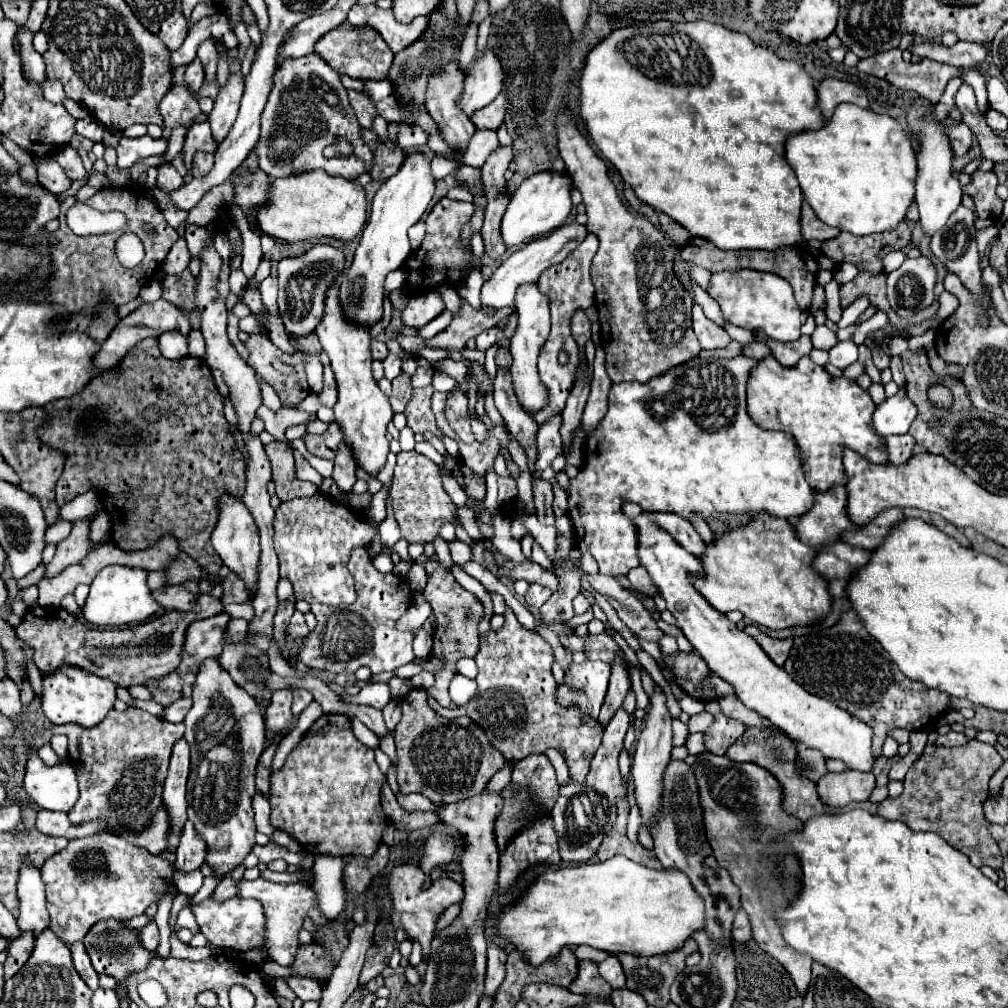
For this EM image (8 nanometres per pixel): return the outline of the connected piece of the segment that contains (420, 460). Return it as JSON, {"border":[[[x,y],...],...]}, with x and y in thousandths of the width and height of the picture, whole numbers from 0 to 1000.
{"border":[[[413,447],[395,449],[387,491],[389,491],[393,517],[397,521],[399,533],[405,539],[417,539],[417,541],[429,539],[435,533],[438,519],[454,519],[454,505],[438,483],[438,473],[435,463],[425,453]]]}

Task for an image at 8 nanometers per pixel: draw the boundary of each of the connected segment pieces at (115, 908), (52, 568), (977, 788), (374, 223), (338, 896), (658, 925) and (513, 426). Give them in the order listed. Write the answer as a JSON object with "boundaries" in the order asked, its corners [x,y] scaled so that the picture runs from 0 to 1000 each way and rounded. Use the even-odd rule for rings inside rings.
{"boundaries":[[[[97,826],[81,832],[71,832],[65,842],[62,842],[62,846],[56,846],[44,854],[40,866],[46,878],[46,894],[52,924],[63,936],[81,934],[89,920],[101,912],[125,914],[133,908],[141,908],[151,896],[157,898],[163,888],[177,886],[177,880],[173,876],[173,858],[167,852],[151,848],[145,842],[133,840],[123,834],[123,830],[111,826]],[[85,846],[89,846],[89,856],[73,856],[79,848]],[[95,850],[99,850],[99,858],[91,858]],[[73,858],[83,860],[75,864]]],[[[81,515],[81,517],[73,519],[71,529],[62,539],[56,541],[54,555],[46,561],[44,572],[48,572],[48,574],[56,572],[67,561],[73,561],[73,559],[81,557],[87,551],[87,547],[97,543],[87,535],[87,527],[89,527],[89,515]]],[[[968,733],[952,741],[921,739],[915,751],[907,757],[897,773],[897,787],[889,793],[881,791],[871,799],[871,811],[879,814],[895,814],[907,824],[931,826],[940,838],[958,846],[964,858],[994,860],[994,848],[980,826],[980,814],[974,807],[974,797],[980,791],[980,775],[994,759],[990,745]]],[[[409,150],[403,154],[395,172],[385,176],[369,199],[367,217],[359,229],[349,265],[337,273],[337,295],[343,314],[359,322],[371,322],[379,314],[379,285],[387,269],[393,269],[401,263],[409,251],[405,239],[405,227],[421,213],[425,201],[431,195],[433,178],[427,170],[427,158],[419,150]]],[[[313,848],[312,862],[313,874],[310,880],[315,884],[317,902],[325,912],[333,912],[343,902],[341,890],[341,852],[329,848]]],[[[619,848],[599,856],[542,864],[512,898],[500,902],[492,912],[494,930],[520,943],[528,957],[544,953],[558,939],[571,938],[585,938],[607,947],[665,945],[698,918],[698,894],[675,862],[643,862]]],[[[494,366],[494,372],[490,376],[490,400],[496,412],[500,414],[500,420],[504,422],[504,428],[516,438],[524,451],[526,467],[530,465],[530,455],[532,455],[532,426],[534,422],[528,420],[524,410],[518,406],[518,402],[512,396],[506,368],[504,366]]]]}

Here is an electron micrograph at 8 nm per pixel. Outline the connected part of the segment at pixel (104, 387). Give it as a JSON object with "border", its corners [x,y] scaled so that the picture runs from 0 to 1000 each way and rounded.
{"border":[[[145,335],[136,340],[132,347],[129,348],[121,360],[119,360],[119,366],[117,368],[109,368],[105,370],[103,374],[95,374],[81,390],[69,394],[69,396],[58,396],[58,398],[52,398],[48,402],[44,402],[44,408],[46,408],[46,418],[38,424],[38,434],[44,441],[56,445],[56,447],[62,447],[65,457],[63,457],[63,469],[56,481],[56,499],[62,503],[65,501],[67,497],[71,497],[73,493],[85,489],[87,485],[93,485],[101,497],[101,503],[103,507],[109,511],[109,531],[111,531],[111,537],[121,545],[121,547],[135,547],[135,545],[147,545],[151,543],[161,531],[169,529],[177,535],[179,539],[179,545],[188,551],[192,557],[198,559],[198,563],[204,566],[204,568],[216,568],[220,557],[218,553],[214,551],[214,547],[210,545],[210,539],[208,539],[208,531],[216,519],[216,511],[218,511],[218,505],[216,505],[216,497],[222,489],[230,491],[230,493],[240,493],[242,491],[242,485],[244,485],[244,473],[242,473],[242,455],[240,455],[240,449],[236,447],[234,443],[234,438],[232,438],[232,432],[228,430],[226,426],[226,420],[222,416],[222,396],[220,392],[216,390],[212,378],[210,378],[210,370],[206,366],[206,362],[200,358],[200,356],[192,356],[192,354],[183,354],[183,356],[177,356],[177,358],[171,358],[164,356],[158,347],[156,335]]]}

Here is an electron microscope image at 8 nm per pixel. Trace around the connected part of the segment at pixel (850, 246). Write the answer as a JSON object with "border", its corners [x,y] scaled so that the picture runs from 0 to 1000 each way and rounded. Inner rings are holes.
{"border":[[[893,221],[885,231],[869,231],[865,235],[849,235],[843,231],[833,231],[833,235],[815,241],[815,251],[827,261],[847,261],[851,269],[875,271],[875,251],[891,249],[905,239],[905,231],[899,221]]]}

